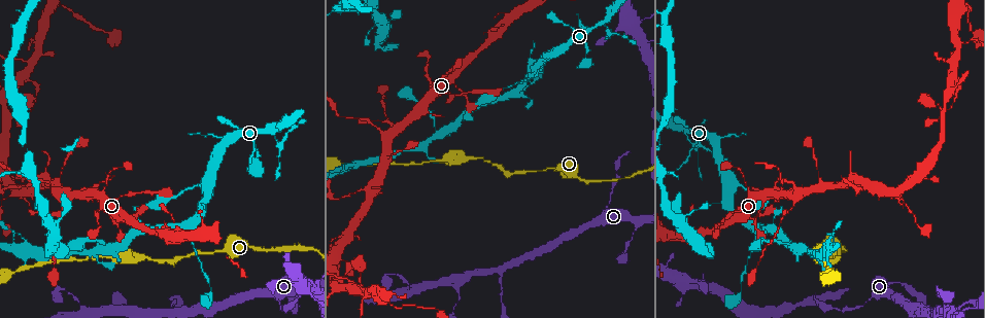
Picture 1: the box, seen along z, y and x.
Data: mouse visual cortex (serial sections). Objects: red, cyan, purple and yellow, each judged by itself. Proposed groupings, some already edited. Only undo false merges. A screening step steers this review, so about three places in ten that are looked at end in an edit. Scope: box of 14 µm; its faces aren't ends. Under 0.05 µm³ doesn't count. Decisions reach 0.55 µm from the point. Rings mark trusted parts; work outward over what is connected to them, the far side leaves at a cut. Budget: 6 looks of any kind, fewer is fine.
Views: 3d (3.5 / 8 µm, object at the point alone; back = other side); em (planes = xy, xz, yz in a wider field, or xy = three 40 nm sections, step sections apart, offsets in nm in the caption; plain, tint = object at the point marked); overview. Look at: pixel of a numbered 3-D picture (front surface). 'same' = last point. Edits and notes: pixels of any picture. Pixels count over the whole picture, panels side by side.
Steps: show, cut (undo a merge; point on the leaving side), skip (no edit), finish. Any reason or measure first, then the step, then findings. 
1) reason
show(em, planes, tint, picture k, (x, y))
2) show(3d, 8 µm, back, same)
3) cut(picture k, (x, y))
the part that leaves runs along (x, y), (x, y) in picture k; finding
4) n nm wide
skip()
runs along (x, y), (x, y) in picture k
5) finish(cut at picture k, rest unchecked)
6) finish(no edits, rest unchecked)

branch point
show(3d, 3.5 µm, picture 1, (771, 229))

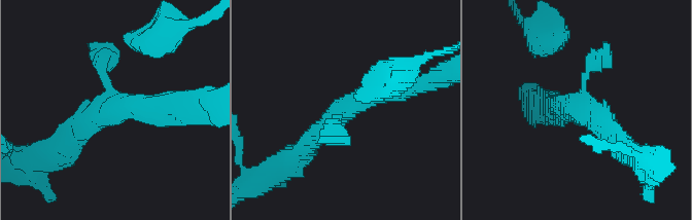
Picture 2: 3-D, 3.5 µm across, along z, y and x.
show(em, xy, step 1, tint, picture 2, (347, 110))

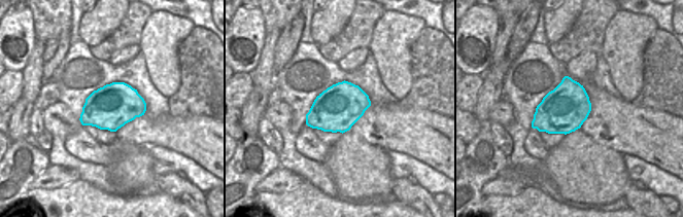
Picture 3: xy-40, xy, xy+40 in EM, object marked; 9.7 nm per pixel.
skip()
runs along (413, 87), (366, 95), (303, 150) in picture 2; all the same cell

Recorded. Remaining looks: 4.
a narrow waist
show(3d, 3.5 µm, picture 1, (386, 114))

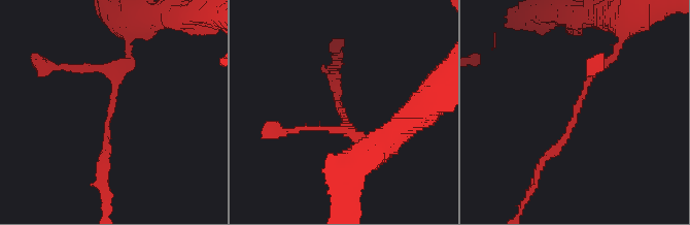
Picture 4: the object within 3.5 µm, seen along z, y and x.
skip()
runs along (606, 61), (587, 83), (566, 137), (537, 174) in picture 4; continuous, no second cell

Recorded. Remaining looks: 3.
thick turns thin
show(3d, 3.5 µm, picture 1, (371, 194))

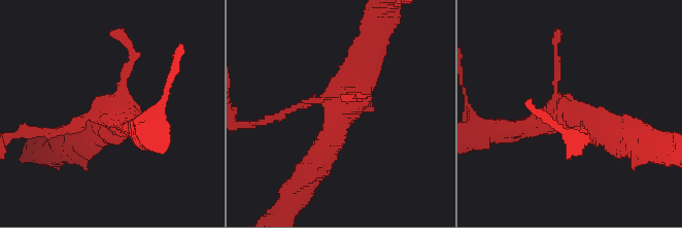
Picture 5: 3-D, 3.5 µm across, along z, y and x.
show(em, planes, tint, picture 5, (111, 115))

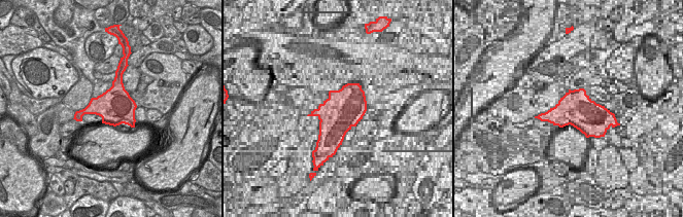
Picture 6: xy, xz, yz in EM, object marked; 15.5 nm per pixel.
skip()
runs along (369, 56), (315, 164) in picture 5; one cell here

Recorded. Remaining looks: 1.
finish(no edits, rest unchecked)

